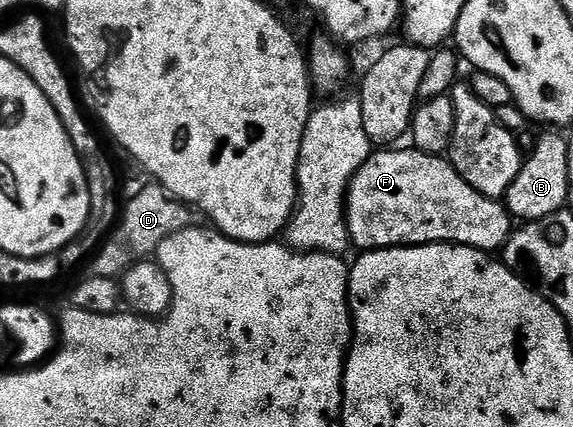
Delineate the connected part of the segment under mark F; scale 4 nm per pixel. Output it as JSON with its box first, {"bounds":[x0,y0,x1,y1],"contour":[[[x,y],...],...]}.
{"bounds":[346,149,514,253],"contour":[[[380,149],[373,153],[362,165],[362,169],[358,169],[358,173],[353,177],[352,183],[348,187],[346,214],[348,216],[350,243],[353,248],[360,247],[359,250],[361,252],[366,252],[381,251],[384,247],[407,247],[421,243],[460,243],[463,247],[473,247],[479,251],[496,253],[507,244],[508,238],[512,236],[514,230],[514,220],[512,216],[509,215],[507,206],[505,206],[501,200],[491,199],[482,193],[478,193],[478,189],[474,189],[470,186],[470,184],[452,168],[452,164],[447,158],[438,155],[427,155],[415,149],[407,149],[408,151],[396,150],[400,149]]]}

